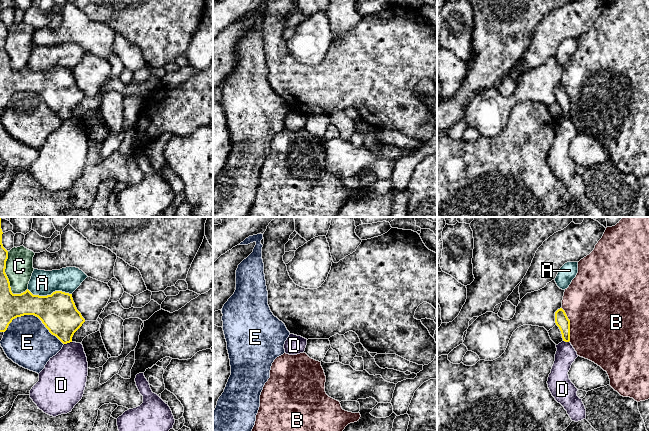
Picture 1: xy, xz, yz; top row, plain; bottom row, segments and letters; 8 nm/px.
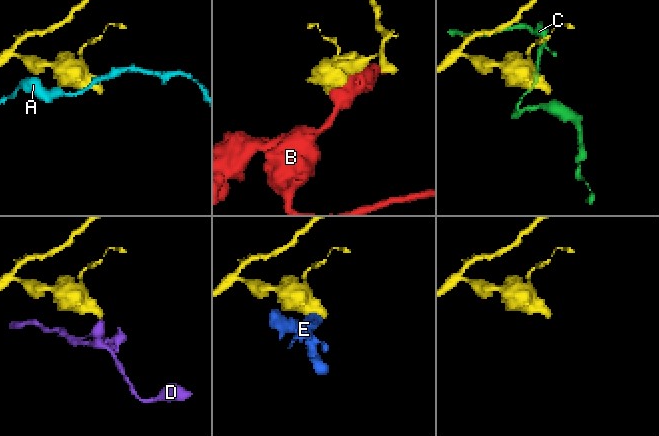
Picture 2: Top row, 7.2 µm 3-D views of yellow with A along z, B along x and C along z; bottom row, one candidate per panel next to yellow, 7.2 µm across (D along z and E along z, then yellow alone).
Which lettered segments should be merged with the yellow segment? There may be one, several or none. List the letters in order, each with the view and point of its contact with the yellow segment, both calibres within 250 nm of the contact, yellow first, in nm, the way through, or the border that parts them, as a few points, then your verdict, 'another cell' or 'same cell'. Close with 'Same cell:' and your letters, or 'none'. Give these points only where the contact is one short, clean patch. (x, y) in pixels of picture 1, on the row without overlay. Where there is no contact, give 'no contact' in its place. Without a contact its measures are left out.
A: meets yellow in xy at (49, 71); 300 nm thick on the yellow side, 200 nm on the other; border along xy (27, 65), (39, 71), (50, 71), (55, 67), (71, 70); another cell
B: meets yellow in yz at (569, 101); 110 nm thick on the yellow side, 500 nm on the other; another cell
C: meets yellow in xy at (6, 52); 190 nm thick on the yellow side, 220 nm on the other; another cell
D: meets yellow in xy at (67, 118); 300 nm thick on the yellow side, 340 nm on the other; border along xy (71, 117), (64, 120); another cell
E: meets yellow in xy at (33, 90); 300 nm thick on the yellow side, 380 nm on the other; another cell
Same cell: none

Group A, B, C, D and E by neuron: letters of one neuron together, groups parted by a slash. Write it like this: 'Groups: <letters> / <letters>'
Groups: A / B / C / D / E

